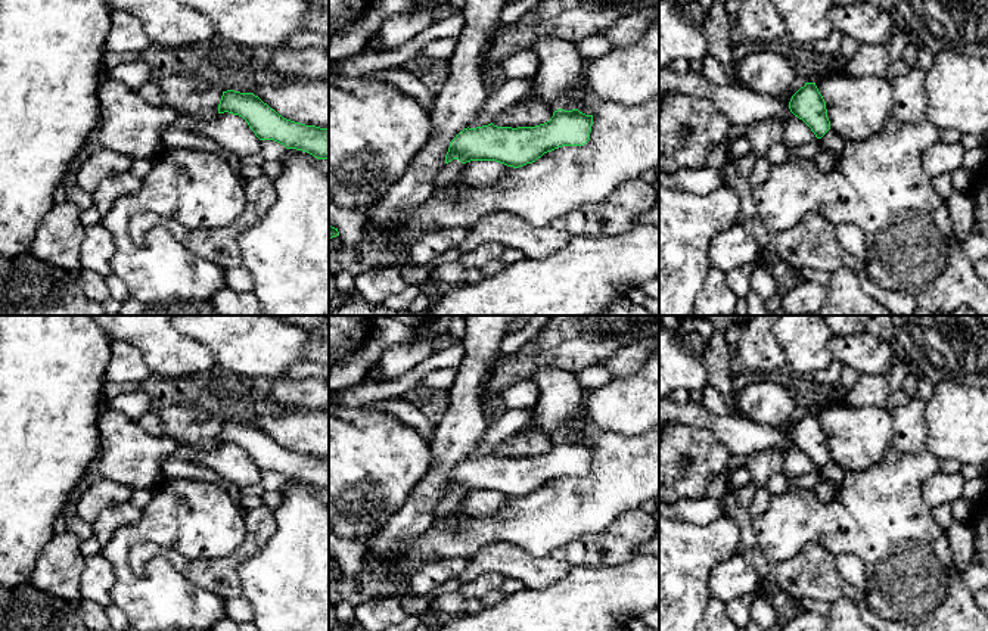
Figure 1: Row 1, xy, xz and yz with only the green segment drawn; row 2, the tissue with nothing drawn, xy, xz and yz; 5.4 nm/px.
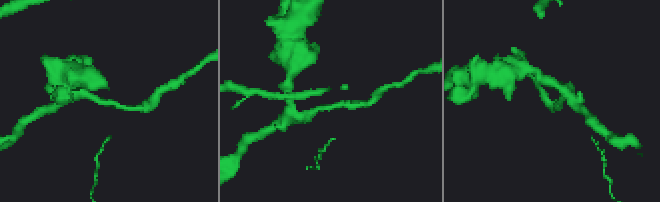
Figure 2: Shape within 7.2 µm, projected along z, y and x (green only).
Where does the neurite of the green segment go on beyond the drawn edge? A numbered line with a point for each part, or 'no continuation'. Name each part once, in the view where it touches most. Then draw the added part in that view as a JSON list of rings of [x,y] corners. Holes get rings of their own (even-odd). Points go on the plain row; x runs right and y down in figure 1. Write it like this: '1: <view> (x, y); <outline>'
no continuation

